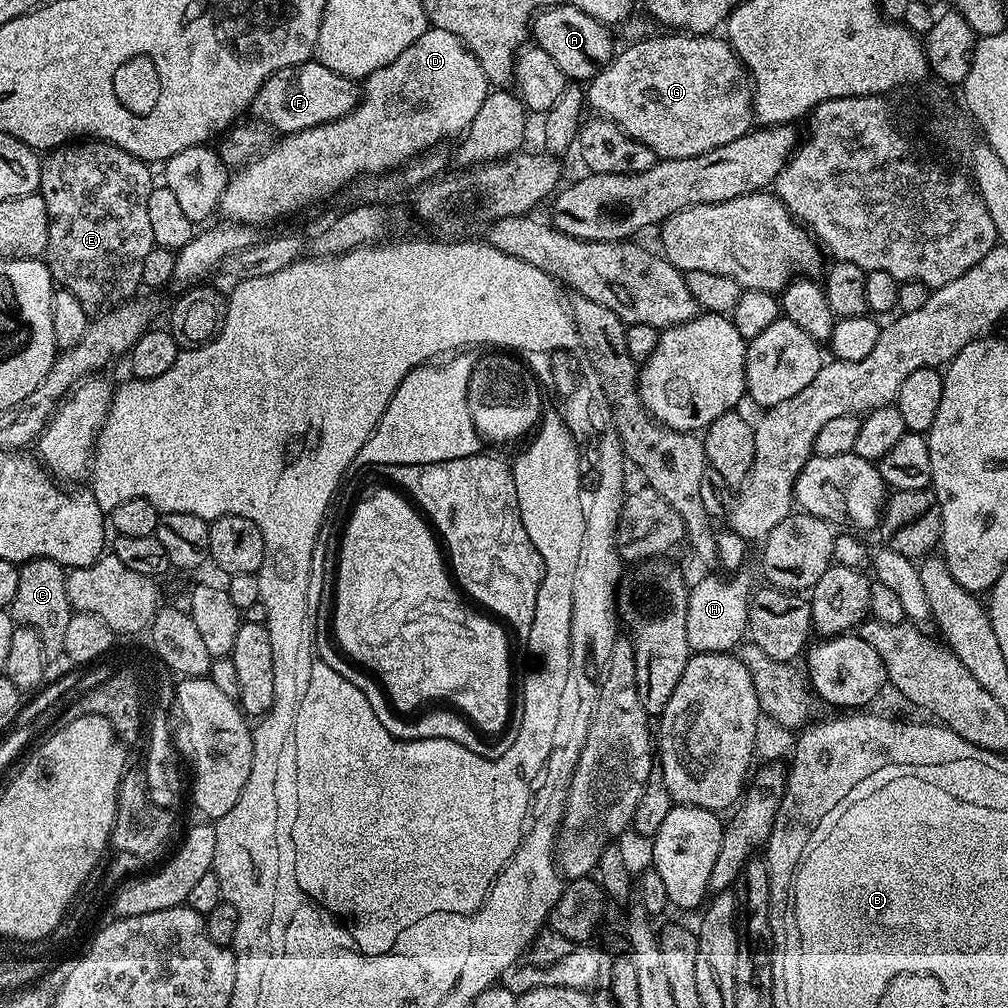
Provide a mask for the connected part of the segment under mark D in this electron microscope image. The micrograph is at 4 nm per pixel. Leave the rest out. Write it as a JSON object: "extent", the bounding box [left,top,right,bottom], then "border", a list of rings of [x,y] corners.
{"extent":[219,27,490,226],"border":[[[428,27],[390,66],[374,70],[363,81],[360,103],[350,114],[334,122],[319,124],[301,132],[289,132],[279,137],[277,144],[252,157],[247,164],[231,173],[226,190],[220,199],[219,215],[225,221],[249,226],[272,224],[283,216],[292,216],[303,208],[312,208],[335,192],[361,179],[401,168],[407,160],[433,151],[439,140],[459,137],[474,122],[474,114],[490,91],[490,85],[478,58],[464,47],[454,34],[441,28]]]}

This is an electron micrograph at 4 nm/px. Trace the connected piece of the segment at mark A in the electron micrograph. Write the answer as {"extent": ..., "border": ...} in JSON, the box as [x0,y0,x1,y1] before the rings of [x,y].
{"extent":[530,2,614,82],"border":[[[558,2],[554,6],[544,8],[532,17],[530,36],[535,47],[546,50],[554,62],[558,62],[558,70],[572,82],[587,82],[608,64],[614,55],[612,36],[609,25],[600,24],[590,14],[582,14],[571,2]]]}

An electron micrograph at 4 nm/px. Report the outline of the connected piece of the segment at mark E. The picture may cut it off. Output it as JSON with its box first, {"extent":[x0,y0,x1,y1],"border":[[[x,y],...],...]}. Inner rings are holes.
{"extent":[38,138,156,314],"border":[[[91,138],[85,139],[83,142],[69,142],[61,147],[53,148],[43,157],[40,165],[40,187],[38,191],[46,204],[48,241],[46,242],[46,250],[42,259],[47,264],[53,281],[63,291],[74,294],[74,298],[78,298],[78,302],[82,302],[82,306],[89,314],[105,313],[124,301],[133,299],[137,295],[136,288],[139,289],[141,287],[142,262],[146,262],[146,254],[150,254],[150,250],[156,247],[154,230],[150,230],[150,218],[146,214],[146,202],[150,202],[150,194],[154,187],[152,172],[148,168],[151,167],[145,161],[139,160],[134,154],[130,154],[113,144],[108,144],[105,140],[94,140]]]}

